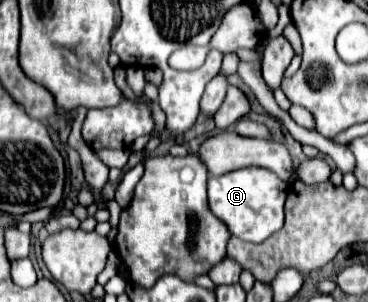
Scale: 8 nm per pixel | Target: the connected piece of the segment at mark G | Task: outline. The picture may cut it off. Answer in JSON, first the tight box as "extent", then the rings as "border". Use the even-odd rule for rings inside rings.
{"extent":[208,166,289,242],"border":[[[250,166],[228,172],[224,176],[208,178],[208,202],[210,210],[228,226],[228,230],[244,242],[264,242],[278,232],[284,224],[284,204],[289,187],[274,172]]]}

